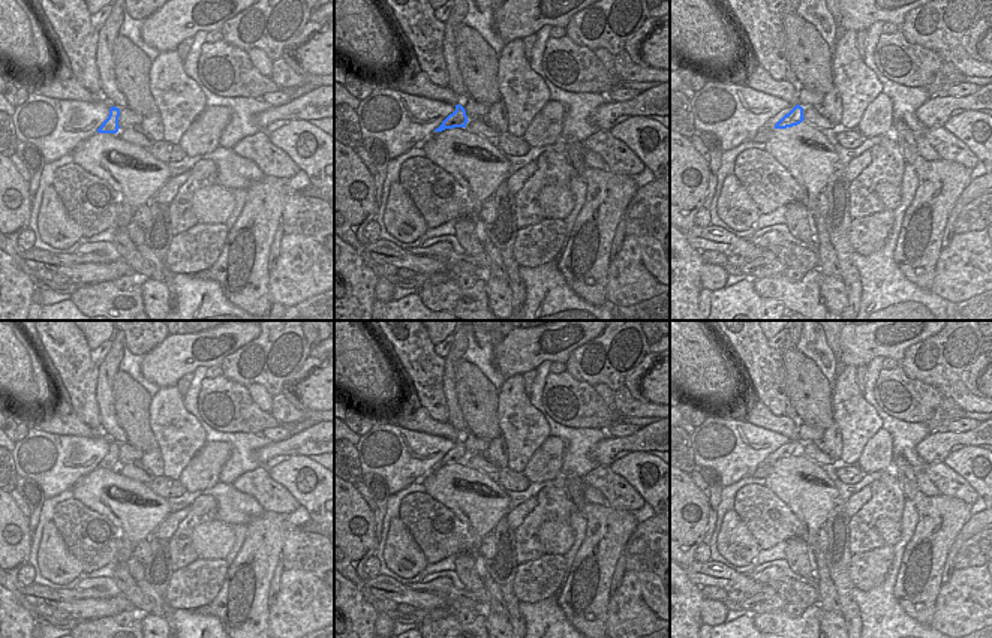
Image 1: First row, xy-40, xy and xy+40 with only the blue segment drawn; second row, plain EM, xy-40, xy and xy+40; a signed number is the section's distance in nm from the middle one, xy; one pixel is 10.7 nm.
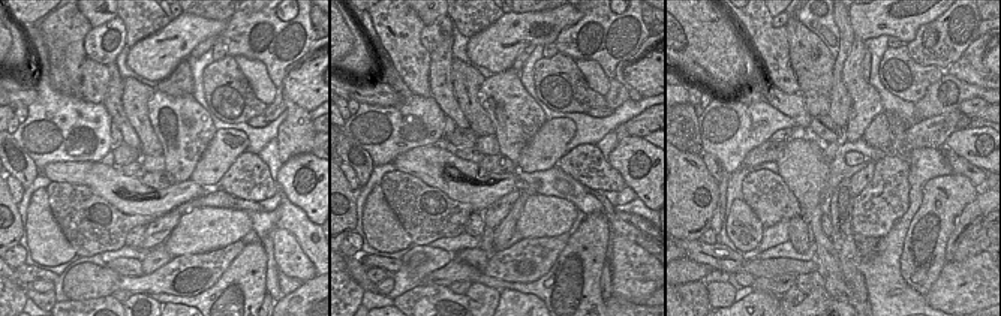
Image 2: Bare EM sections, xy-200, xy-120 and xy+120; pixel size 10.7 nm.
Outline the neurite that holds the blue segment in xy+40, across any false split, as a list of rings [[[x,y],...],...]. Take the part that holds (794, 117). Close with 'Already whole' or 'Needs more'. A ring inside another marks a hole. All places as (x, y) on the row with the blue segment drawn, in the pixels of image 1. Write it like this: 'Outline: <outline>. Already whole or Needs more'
Outline: [[[796,105],[788,114],[785,114],[776,124],[775,129],[787,129],[800,124],[805,120],[803,108]]]. Already whole

